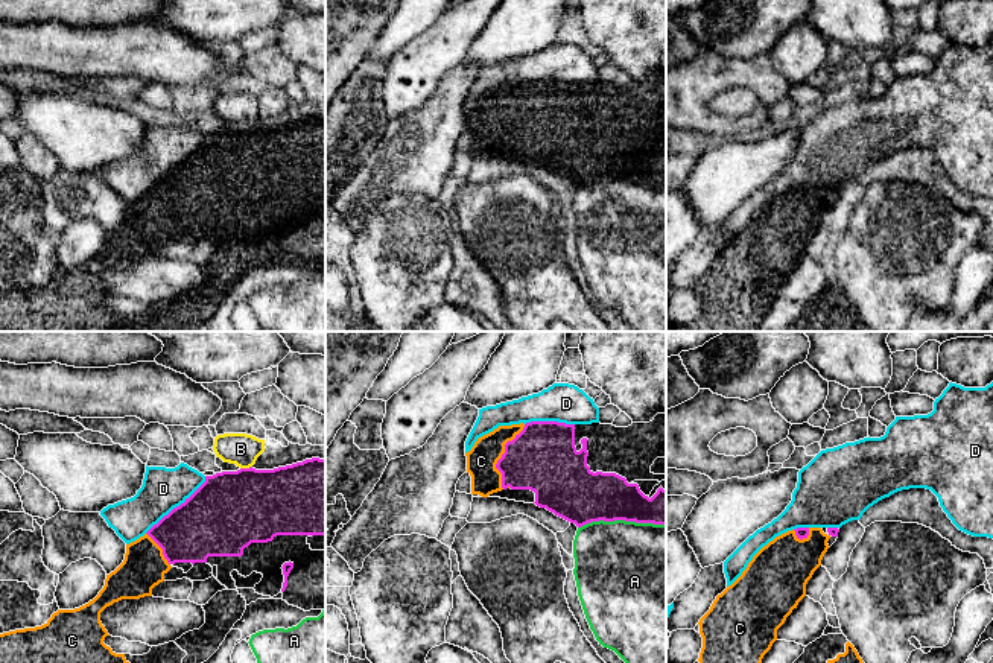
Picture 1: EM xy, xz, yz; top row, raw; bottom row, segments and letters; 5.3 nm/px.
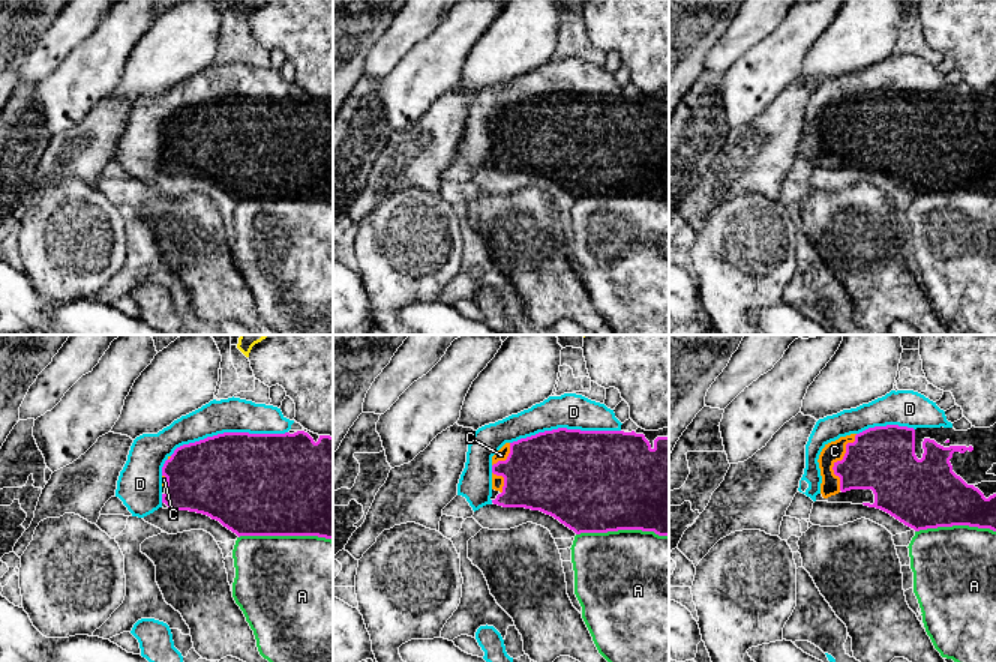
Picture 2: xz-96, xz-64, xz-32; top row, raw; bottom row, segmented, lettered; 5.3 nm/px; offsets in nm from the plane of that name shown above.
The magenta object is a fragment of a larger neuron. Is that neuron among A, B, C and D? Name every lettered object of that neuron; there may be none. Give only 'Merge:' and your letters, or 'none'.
Merge: C

